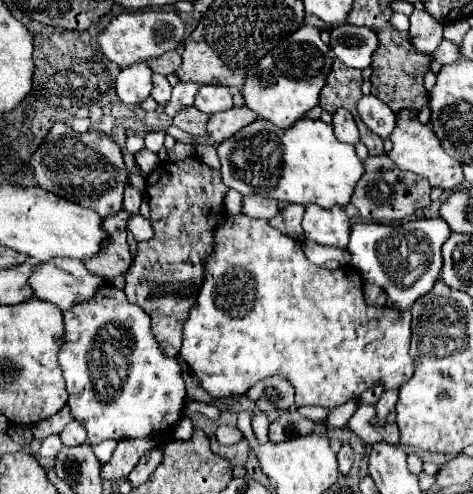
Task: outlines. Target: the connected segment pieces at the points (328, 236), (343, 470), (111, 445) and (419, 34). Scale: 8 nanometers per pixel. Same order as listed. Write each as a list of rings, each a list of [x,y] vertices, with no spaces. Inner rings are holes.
[[[316,204],[306,206],[304,220],[302,220],[304,236],[306,240],[324,244],[324,246],[336,246],[346,248],[348,236],[350,236],[350,218],[344,208],[318,208]]]
[[[344,444],[338,452],[338,468],[340,468],[340,474],[346,476],[352,468],[352,446],[350,444]]]
[[[104,440],[104,442],[96,444],[96,446],[92,446],[92,450],[94,450],[94,454],[98,456],[98,460],[100,460],[102,464],[106,464],[106,462],[112,458],[112,452],[114,452],[116,444],[118,444],[116,440]]]
[[[414,10],[410,16],[410,40],[416,50],[432,54],[442,42],[442,24],[426,10]]]

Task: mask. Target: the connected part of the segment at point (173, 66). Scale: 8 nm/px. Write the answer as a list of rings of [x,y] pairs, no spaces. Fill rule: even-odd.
[[[174,50],[174,52],[166,52],[166,54],[158,56],[158,58],[152,58],[146,64],[152,68],[152,72],[158,72],[158,74],[168,76],[168,74],[172,74],[172,72],[178,70],[180,62],[182,62],[180,50]]]

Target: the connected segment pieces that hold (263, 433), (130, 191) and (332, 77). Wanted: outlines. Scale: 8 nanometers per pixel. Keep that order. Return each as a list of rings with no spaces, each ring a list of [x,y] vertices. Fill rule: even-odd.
[[[258,412],[252,416],[252,428],[254,428],[254,434],[260,442],[266,442],[268,440],[268,418],[264,412]]]
[[[128,182],[128,184],[126,184],[126,190],[124,190],[124,208],[126,208],[130,214],[138,214],[140,204],[142,204],[142,194]]]
[[[334,60],[326,86],[320,92],[320,106],[328,112],[346,108],[348,112],[352,112],[354,120],[358,120],[360,116],[356,112],[356,102],[362,96],[360,86],[362,86],[362,72],[356,68],[346,68],[340,60]]]

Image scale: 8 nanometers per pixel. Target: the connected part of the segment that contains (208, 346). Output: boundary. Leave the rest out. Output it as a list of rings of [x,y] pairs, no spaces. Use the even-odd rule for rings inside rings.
[[[228,214],[224,224],[216,226],[216,230],[214,230],[214,250],[204,260],[204,284],[198,292],[196,304],[190,308],[188,318],[184,322],[184,342],[182,342],[180,356],[188,362],[188,366],[192,368],[196,378],[200,380],[200,386],[212,398],[232,396],[232,394],[242,396],[258,380],[268,378],[268,376],[282,376],[296,388],[298,406],[336,408],[336,406],[342,406],[348,400],[356,400],[362,392],[366,392],[368,388],[372,388],[376,384],[382,384],[384,390],[398,390],[402,384],[406,384],[414,374],[414,362],[408,354],[410,336],[412,336],[412,332],[410,332],[410,310],[394,310],[390,306],[378,306],[378,308],[368,306],[366,300],[364,300],[362,278],[358,276],[358,272],[354,272],[354,268],[344,266],[344,268],[338,268],[338,270],[326,270],[322,266],[316,266],[304,256],[302,244],[298,240],[282,234],[280,230],[270,226],[266,220],[254,220],[254,218],[248,218],[248,216],[242,216],[242,214],[238,214],[238,216]]]

